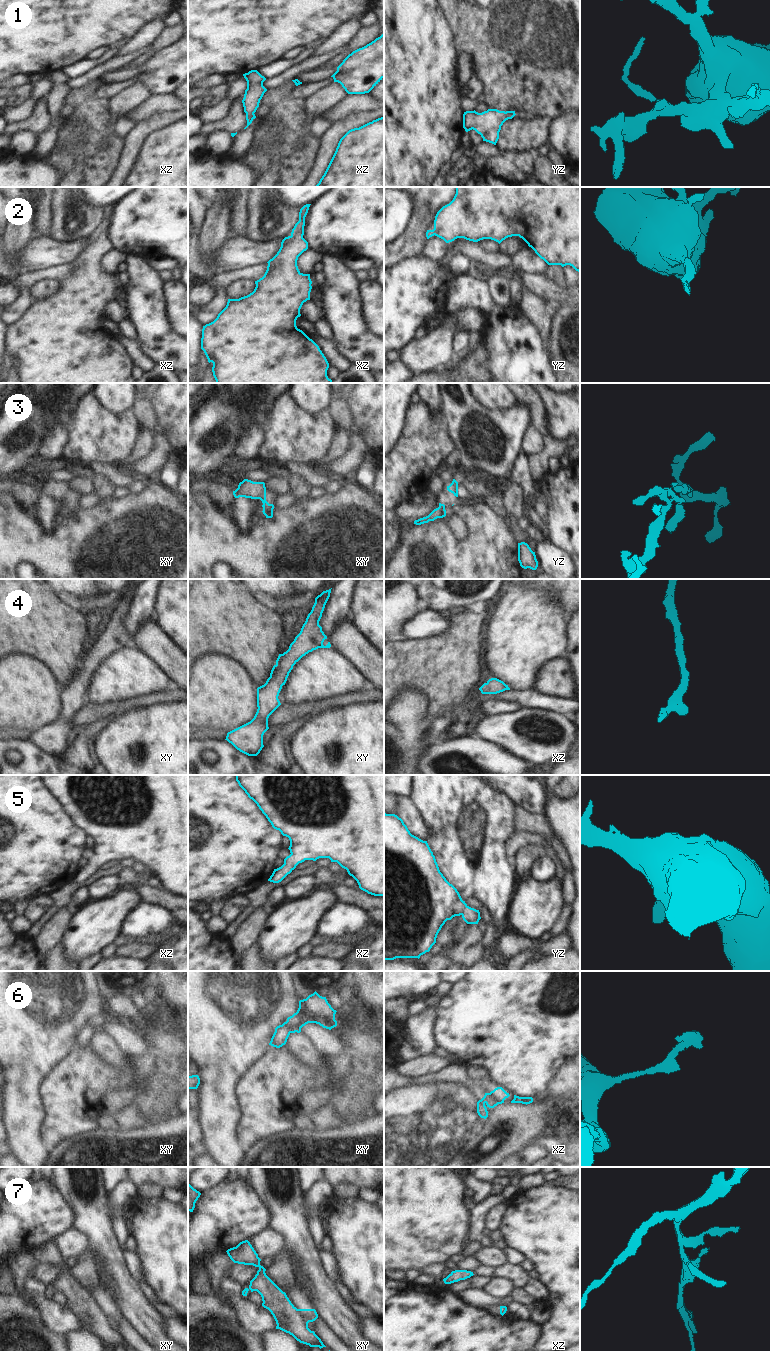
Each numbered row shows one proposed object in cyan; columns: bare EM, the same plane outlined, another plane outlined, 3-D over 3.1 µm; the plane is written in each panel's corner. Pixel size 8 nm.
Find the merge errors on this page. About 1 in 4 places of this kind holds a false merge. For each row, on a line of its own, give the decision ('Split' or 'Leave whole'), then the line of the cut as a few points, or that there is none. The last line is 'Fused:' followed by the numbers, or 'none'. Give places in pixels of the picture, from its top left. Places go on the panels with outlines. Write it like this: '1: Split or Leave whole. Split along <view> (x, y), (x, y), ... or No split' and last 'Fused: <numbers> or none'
1: Leave whole. No split
2: Leave whole. No split
3: Leave whole. No split
4: Leave whole. No split
5: Leave whole. No split
6: Split. Split along xy (285, 1022), (290, 1032)
7: Leave whole. No split
Fused: 6.

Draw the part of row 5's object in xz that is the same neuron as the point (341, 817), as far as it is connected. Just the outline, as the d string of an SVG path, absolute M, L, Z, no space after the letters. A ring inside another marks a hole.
M236 775L236 781L266 816L272 827L279 830L290 840L290 855L284 859L284 864L274 869L268 881L281 882L299 863L305 860L316 861L319 858L329 858L346 869L358 883L359 888L368 894L384 897L384 775Z

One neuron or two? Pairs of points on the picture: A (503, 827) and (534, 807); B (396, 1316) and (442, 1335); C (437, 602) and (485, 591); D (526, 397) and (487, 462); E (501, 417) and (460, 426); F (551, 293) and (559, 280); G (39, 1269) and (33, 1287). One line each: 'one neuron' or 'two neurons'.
A: two neurons
B: one neuron
C: one neuron
D: two neurons
E: one neuron
F: two neurons
G: two neurons

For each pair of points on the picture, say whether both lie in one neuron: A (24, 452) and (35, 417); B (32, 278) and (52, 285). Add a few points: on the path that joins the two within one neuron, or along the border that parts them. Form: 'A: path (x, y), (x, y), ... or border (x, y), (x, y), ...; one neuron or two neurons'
A: path (29, 443), (34, 432), (34, 426); one neuron
B: border (58, 280), (39, 280), (29, 287); two neurons

